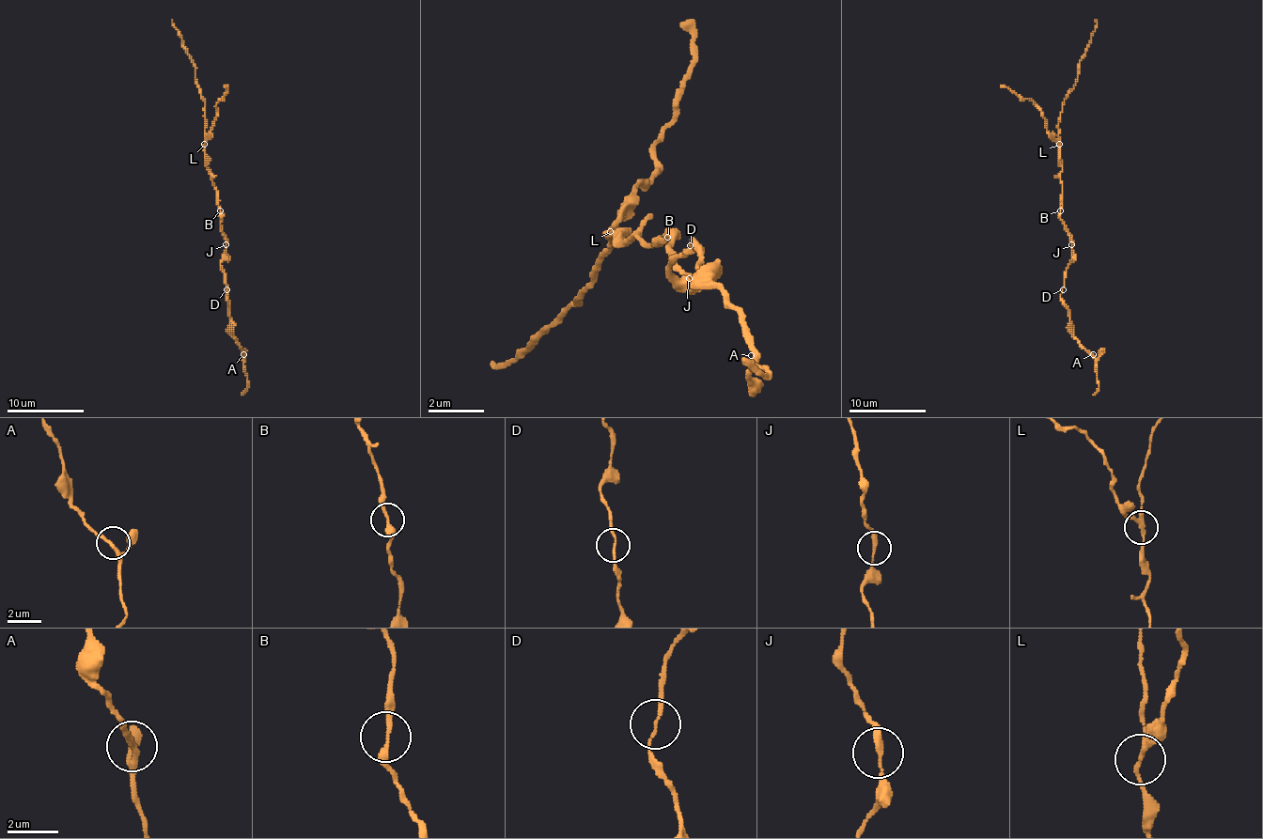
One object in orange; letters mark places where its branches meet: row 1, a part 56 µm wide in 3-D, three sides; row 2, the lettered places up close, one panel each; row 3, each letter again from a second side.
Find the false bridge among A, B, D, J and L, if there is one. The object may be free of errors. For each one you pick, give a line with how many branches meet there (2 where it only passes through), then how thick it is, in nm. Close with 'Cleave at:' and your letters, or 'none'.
L: Branches: 3. Thickness 170 nm
Cleave at: L

